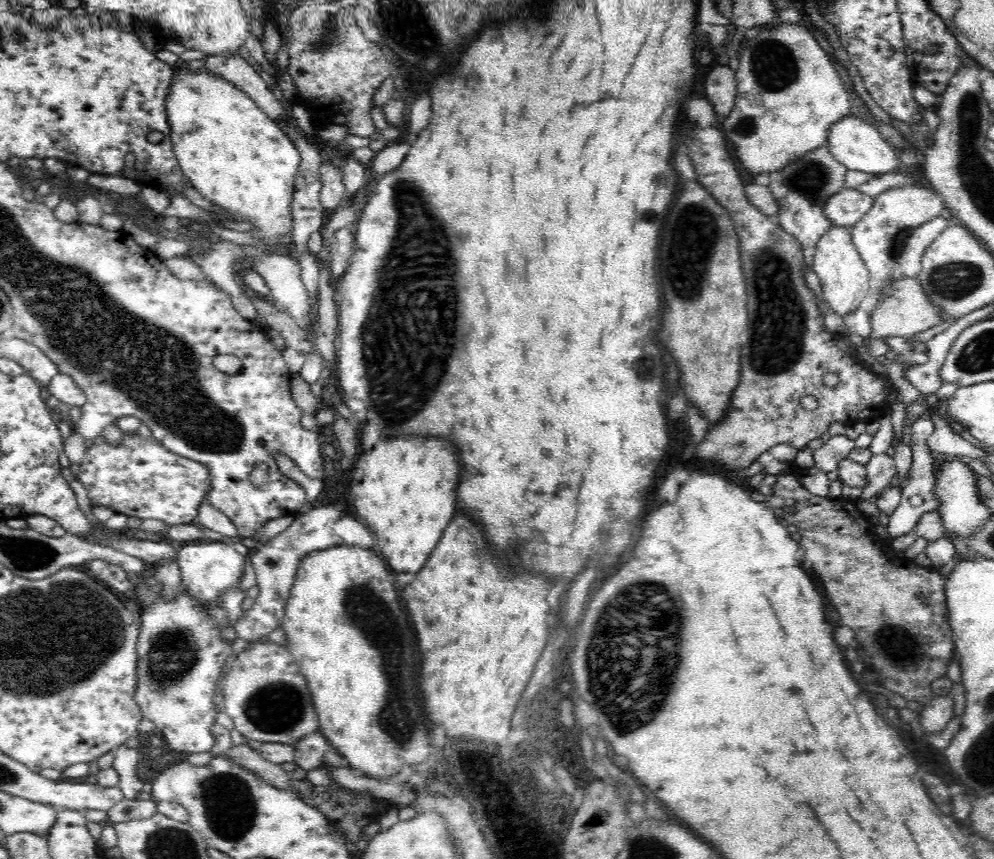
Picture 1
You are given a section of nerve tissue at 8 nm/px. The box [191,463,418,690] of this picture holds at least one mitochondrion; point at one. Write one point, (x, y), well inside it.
(364, 608)

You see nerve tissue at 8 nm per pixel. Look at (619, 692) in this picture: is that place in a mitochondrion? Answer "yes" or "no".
yes

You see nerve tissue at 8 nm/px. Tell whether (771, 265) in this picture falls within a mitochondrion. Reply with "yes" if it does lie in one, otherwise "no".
yes

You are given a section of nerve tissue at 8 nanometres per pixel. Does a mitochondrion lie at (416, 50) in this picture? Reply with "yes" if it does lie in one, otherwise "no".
no

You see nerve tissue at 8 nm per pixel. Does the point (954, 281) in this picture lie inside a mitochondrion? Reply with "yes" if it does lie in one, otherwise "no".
yes

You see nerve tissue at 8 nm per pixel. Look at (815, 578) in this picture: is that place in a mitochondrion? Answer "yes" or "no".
no

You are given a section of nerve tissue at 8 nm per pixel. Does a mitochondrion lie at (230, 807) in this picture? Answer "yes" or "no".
yes

